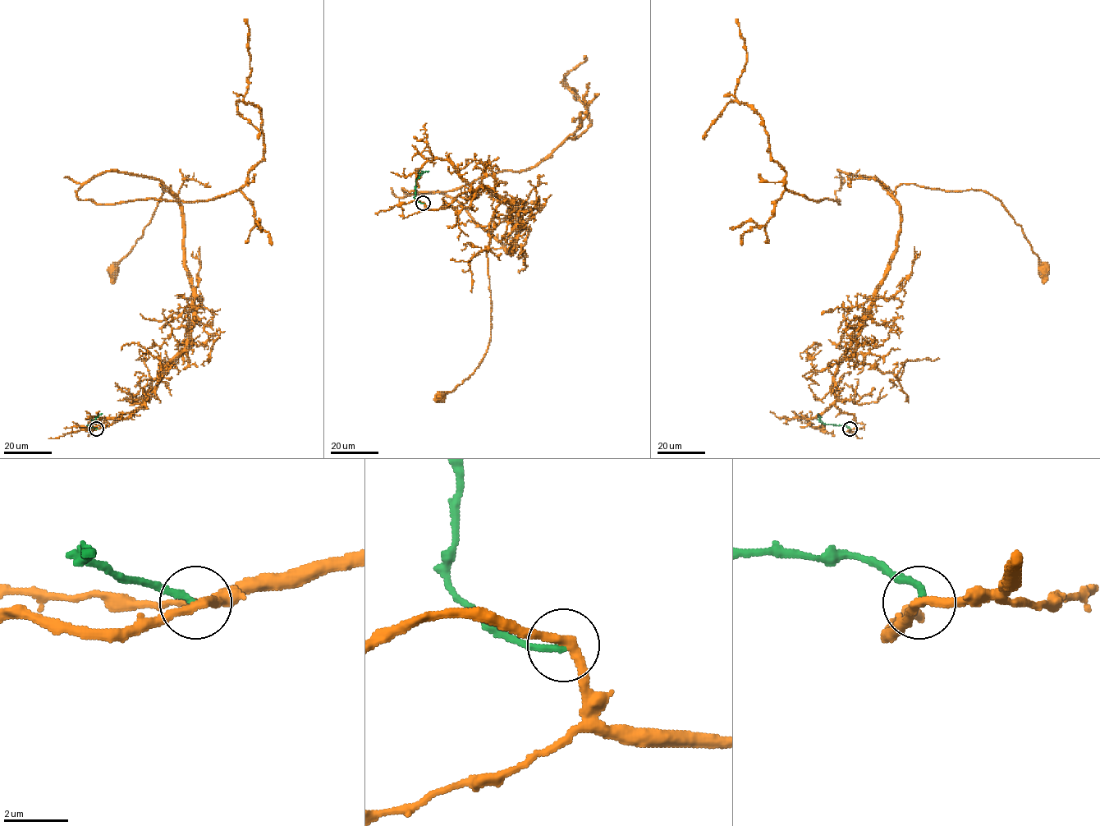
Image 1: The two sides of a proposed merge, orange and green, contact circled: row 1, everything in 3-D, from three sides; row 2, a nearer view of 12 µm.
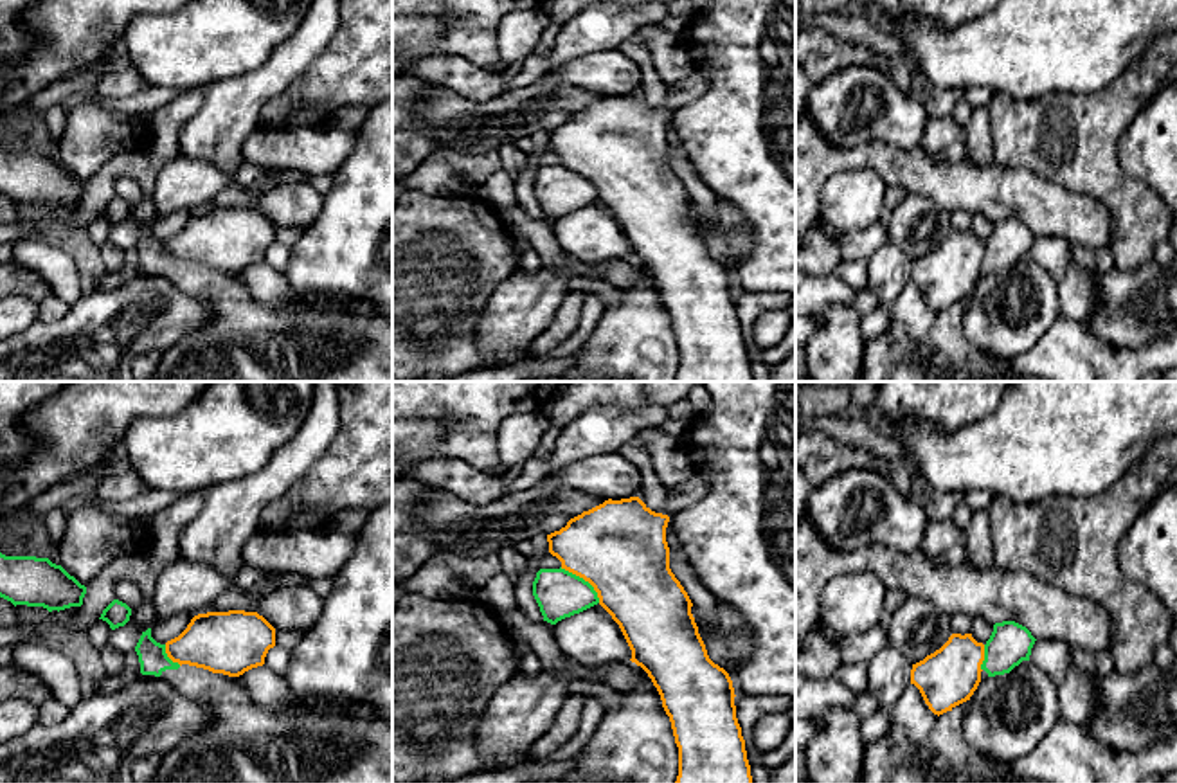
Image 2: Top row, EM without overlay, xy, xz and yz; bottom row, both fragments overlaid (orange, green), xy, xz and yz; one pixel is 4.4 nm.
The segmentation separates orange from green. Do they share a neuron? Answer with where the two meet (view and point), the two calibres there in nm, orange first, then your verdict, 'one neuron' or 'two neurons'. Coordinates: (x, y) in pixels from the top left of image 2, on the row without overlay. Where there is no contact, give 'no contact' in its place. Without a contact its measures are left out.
xz (584, 175) | 420/220 nm | two neurons

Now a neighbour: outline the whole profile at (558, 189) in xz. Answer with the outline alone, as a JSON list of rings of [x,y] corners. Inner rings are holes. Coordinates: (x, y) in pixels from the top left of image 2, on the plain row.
[[[562,164],[540,166],[533,178],[533,193],[544,218],[551,221],[599,200],[597,189],[588,178]]]

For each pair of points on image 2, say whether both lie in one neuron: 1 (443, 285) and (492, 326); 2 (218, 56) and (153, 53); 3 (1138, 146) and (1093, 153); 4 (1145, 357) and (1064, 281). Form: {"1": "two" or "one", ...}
{"1": "two", "2": "one", "3": "two", "4": "two"}

